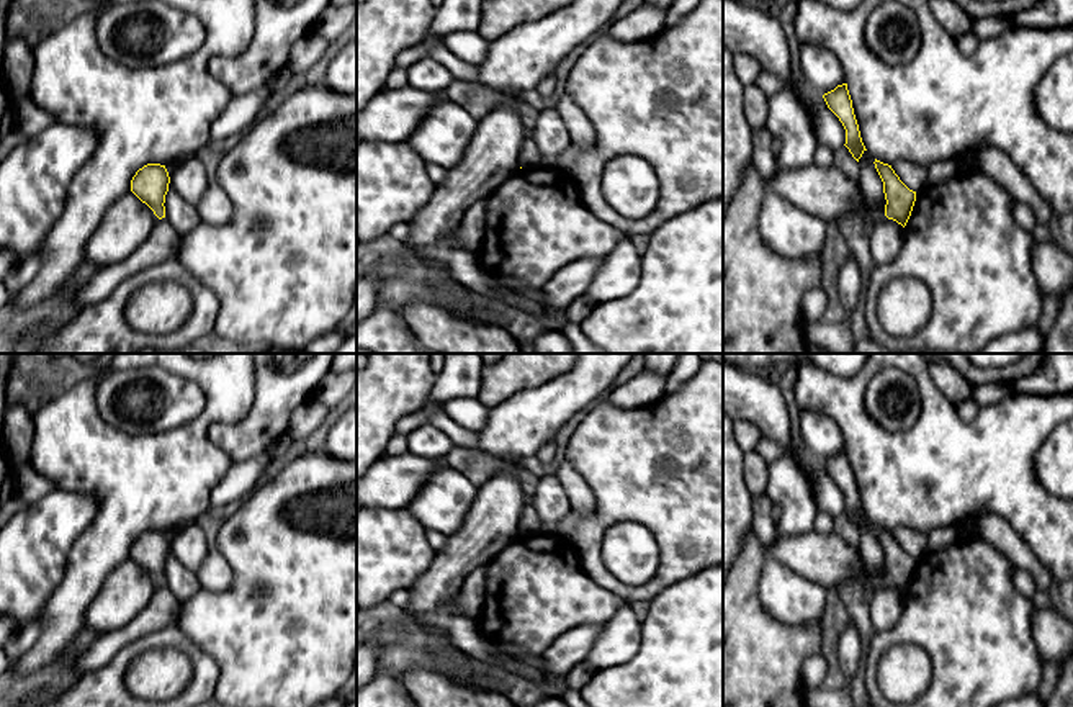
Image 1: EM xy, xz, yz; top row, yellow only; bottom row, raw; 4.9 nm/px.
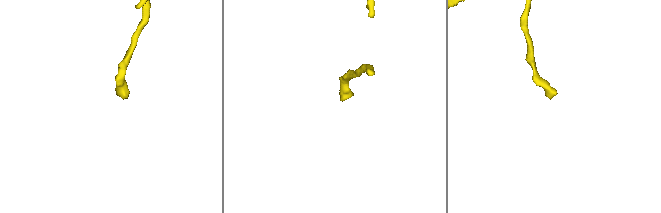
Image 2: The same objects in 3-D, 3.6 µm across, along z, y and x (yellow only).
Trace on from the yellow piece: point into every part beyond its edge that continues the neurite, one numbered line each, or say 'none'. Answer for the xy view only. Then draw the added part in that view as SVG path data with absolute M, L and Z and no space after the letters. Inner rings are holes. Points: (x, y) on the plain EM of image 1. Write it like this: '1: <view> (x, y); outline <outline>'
none

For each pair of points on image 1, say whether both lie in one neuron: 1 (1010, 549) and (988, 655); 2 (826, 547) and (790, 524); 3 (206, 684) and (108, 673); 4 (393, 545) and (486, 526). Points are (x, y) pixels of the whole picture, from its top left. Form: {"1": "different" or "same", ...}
{"1": "different", "2": "different", "3": "same", "4": "different"}

